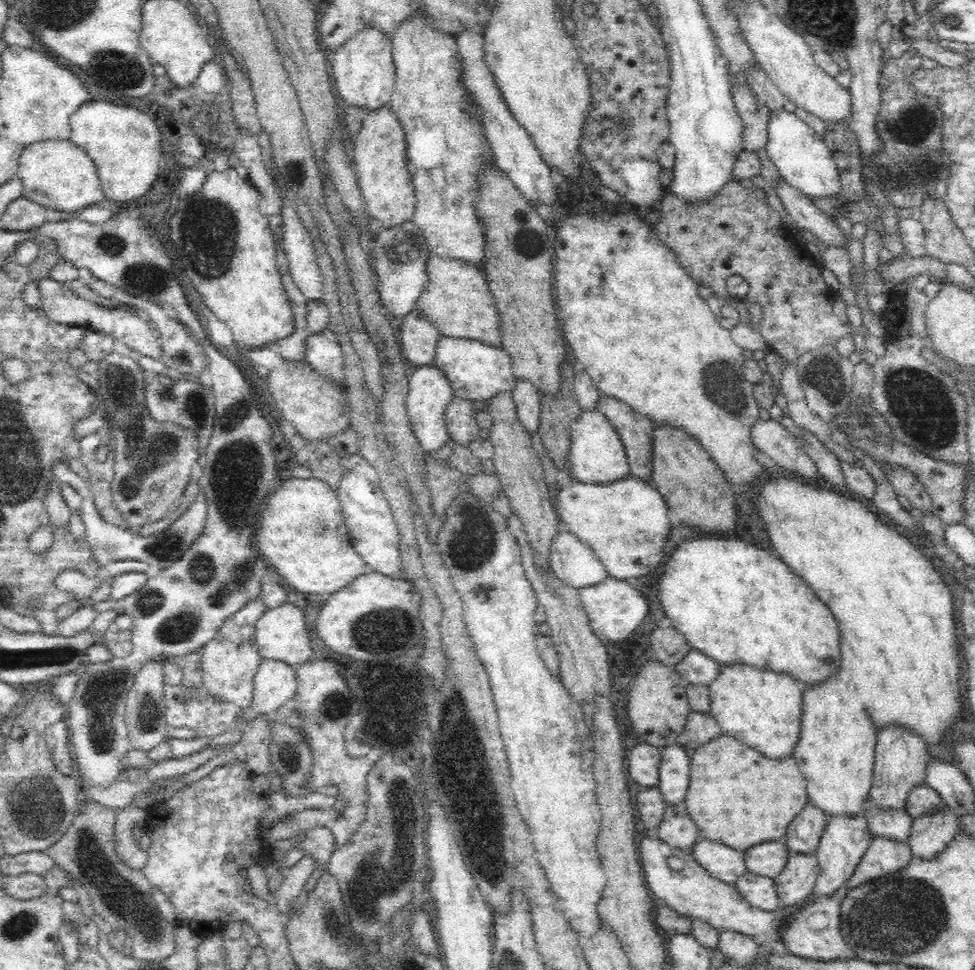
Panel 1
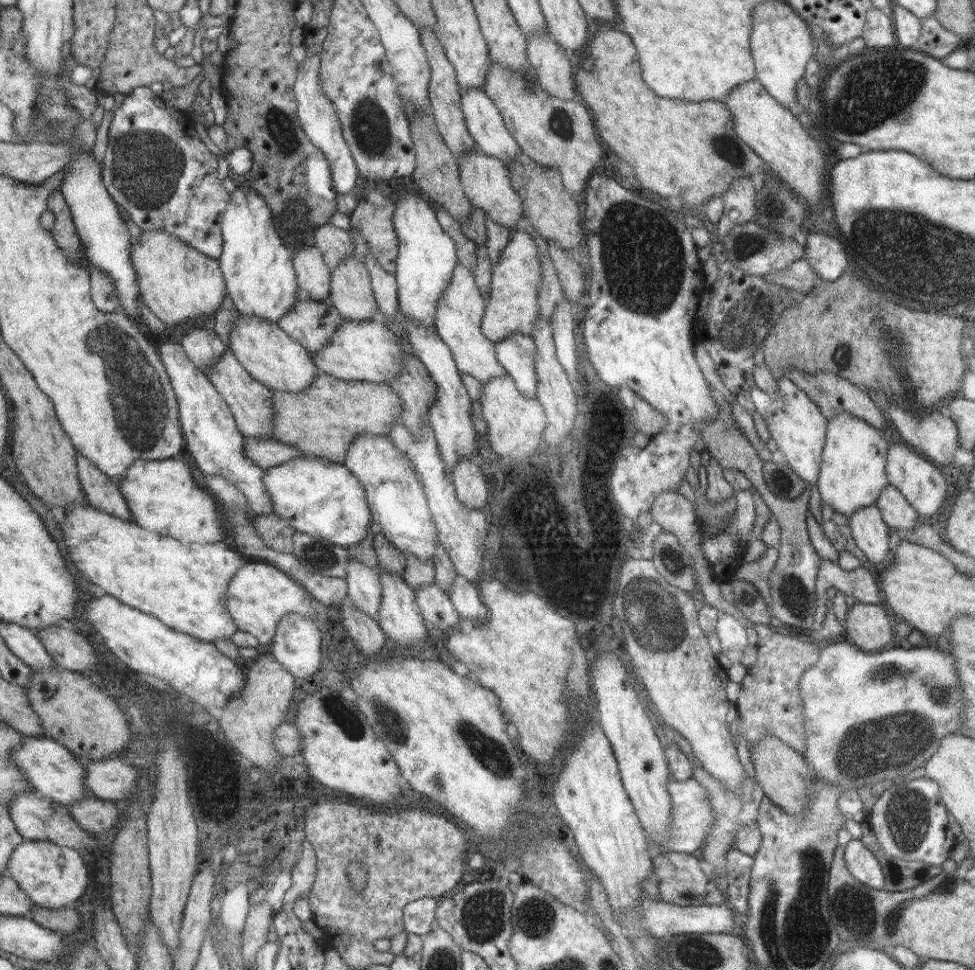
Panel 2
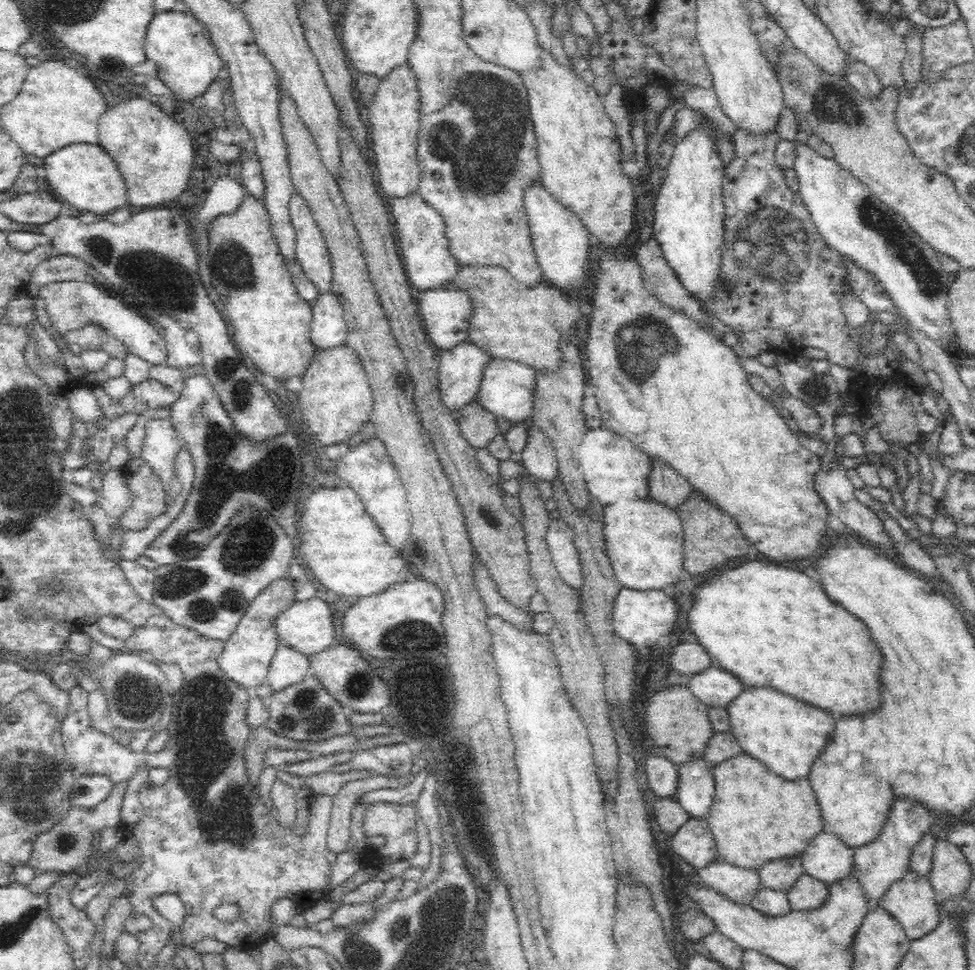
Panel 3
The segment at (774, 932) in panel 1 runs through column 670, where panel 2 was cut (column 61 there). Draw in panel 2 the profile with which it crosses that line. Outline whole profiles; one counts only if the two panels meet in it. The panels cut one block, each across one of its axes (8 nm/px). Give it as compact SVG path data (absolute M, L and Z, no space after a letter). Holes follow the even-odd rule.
M29 840L15 850L9 866L9 876L21 884L23 890L43 908L59 910L79 902L89 892L89 866L77 848L61 846L55 840Z

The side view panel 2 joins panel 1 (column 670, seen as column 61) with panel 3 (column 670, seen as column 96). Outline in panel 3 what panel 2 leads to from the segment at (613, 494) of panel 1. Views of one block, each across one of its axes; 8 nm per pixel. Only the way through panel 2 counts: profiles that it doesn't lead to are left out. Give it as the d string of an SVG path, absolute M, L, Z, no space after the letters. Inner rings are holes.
M618 498L614 504L606 504L602 508L602 522L600 522L600 536L604 540L604 554L610 562L610 568L614 572L614 578L628 588L634 590L662 590L664 586L672 584L682 576L682 522L674 508L668 508L666 504L660 504L658 500L646 498Z

